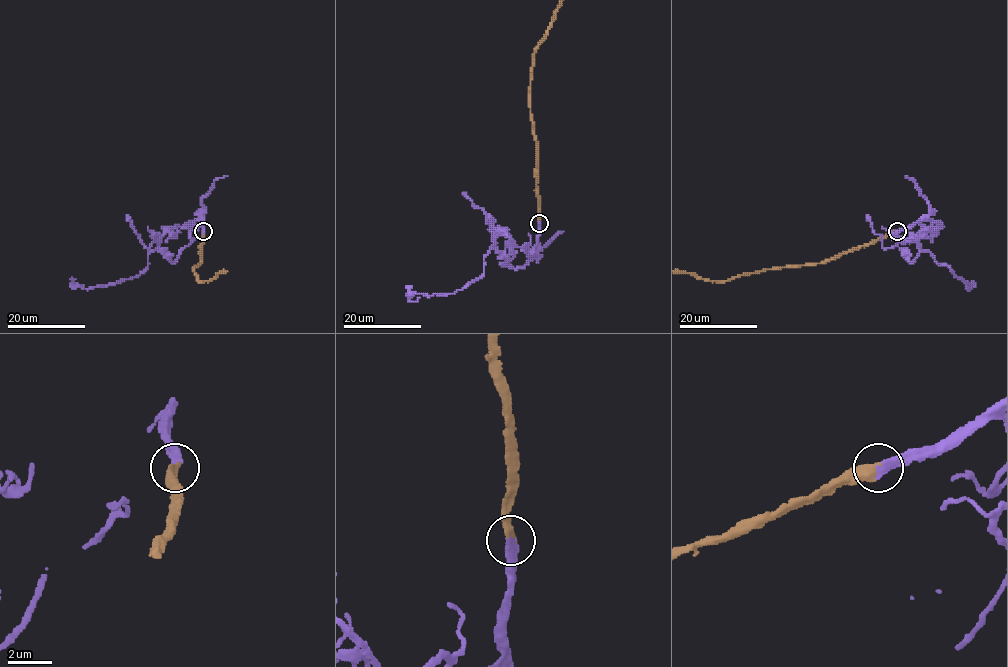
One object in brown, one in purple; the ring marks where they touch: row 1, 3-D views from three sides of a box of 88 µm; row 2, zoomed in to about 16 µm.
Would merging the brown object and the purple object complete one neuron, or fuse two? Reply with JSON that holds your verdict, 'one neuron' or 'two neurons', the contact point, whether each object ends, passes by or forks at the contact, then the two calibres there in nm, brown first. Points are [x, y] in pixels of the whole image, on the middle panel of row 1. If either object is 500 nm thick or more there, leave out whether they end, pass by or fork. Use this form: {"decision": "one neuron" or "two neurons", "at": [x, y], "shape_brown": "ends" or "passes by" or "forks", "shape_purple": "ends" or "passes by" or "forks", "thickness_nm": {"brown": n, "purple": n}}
{"decision": "one neuron", "at": [539, 223], "shape_brown": "ends", "shape_purple": "ends", "thickness_nm": {"brown": 360, "purple": 440}}

